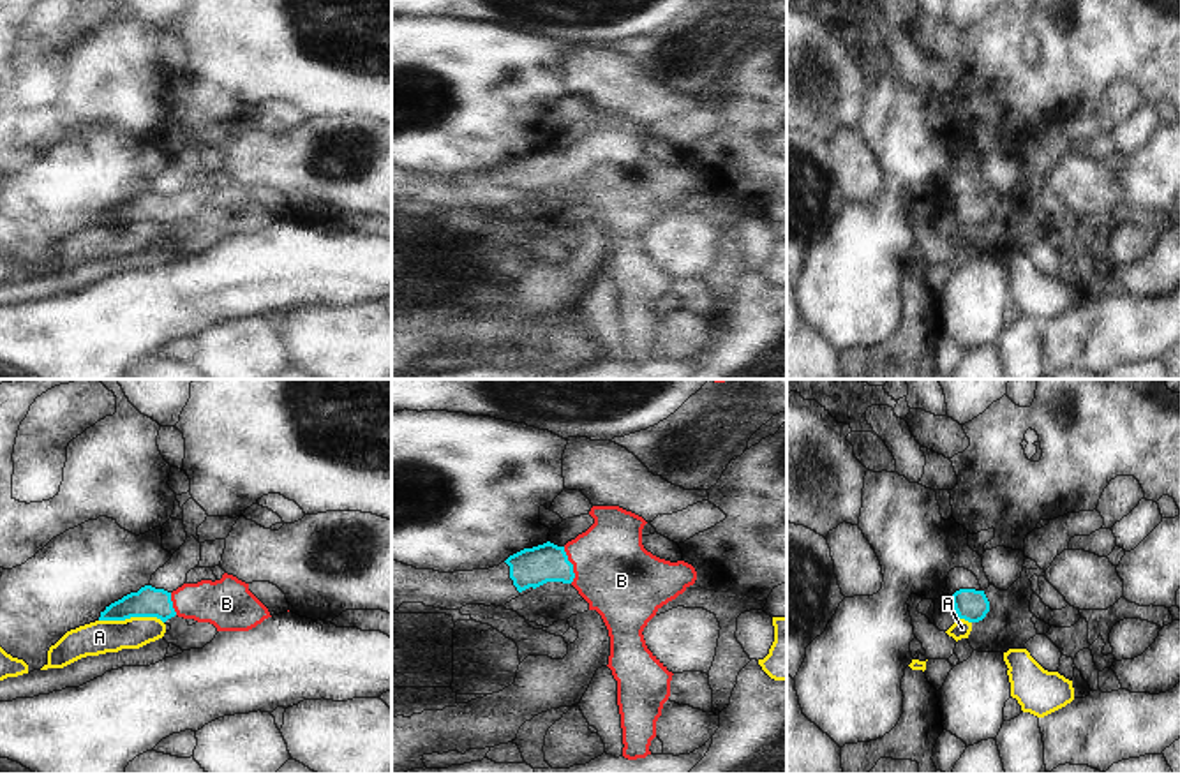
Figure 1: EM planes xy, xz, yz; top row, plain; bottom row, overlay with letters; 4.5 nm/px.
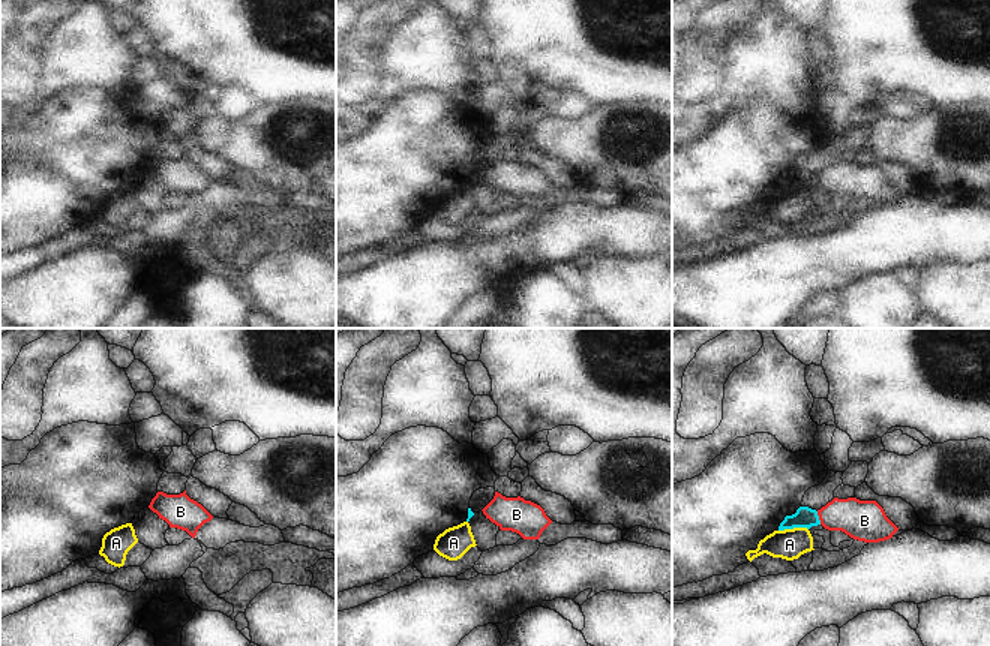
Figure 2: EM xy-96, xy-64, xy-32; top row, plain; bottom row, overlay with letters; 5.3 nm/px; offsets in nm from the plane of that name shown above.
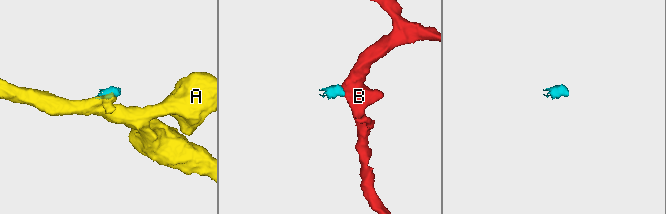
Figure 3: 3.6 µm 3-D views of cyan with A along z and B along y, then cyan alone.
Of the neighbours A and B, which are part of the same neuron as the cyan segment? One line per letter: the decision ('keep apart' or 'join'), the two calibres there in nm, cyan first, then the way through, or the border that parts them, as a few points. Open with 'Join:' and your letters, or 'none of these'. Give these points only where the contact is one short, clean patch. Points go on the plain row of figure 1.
Join: B
A: keep apart; calibres 140 and 150 nm; border xy (99, 224), (157, 223), (163, 228)
B: join; calibres 180 and 360 nm; way xz (535, 171), (572, 170), (602, 170), (621, 186)

